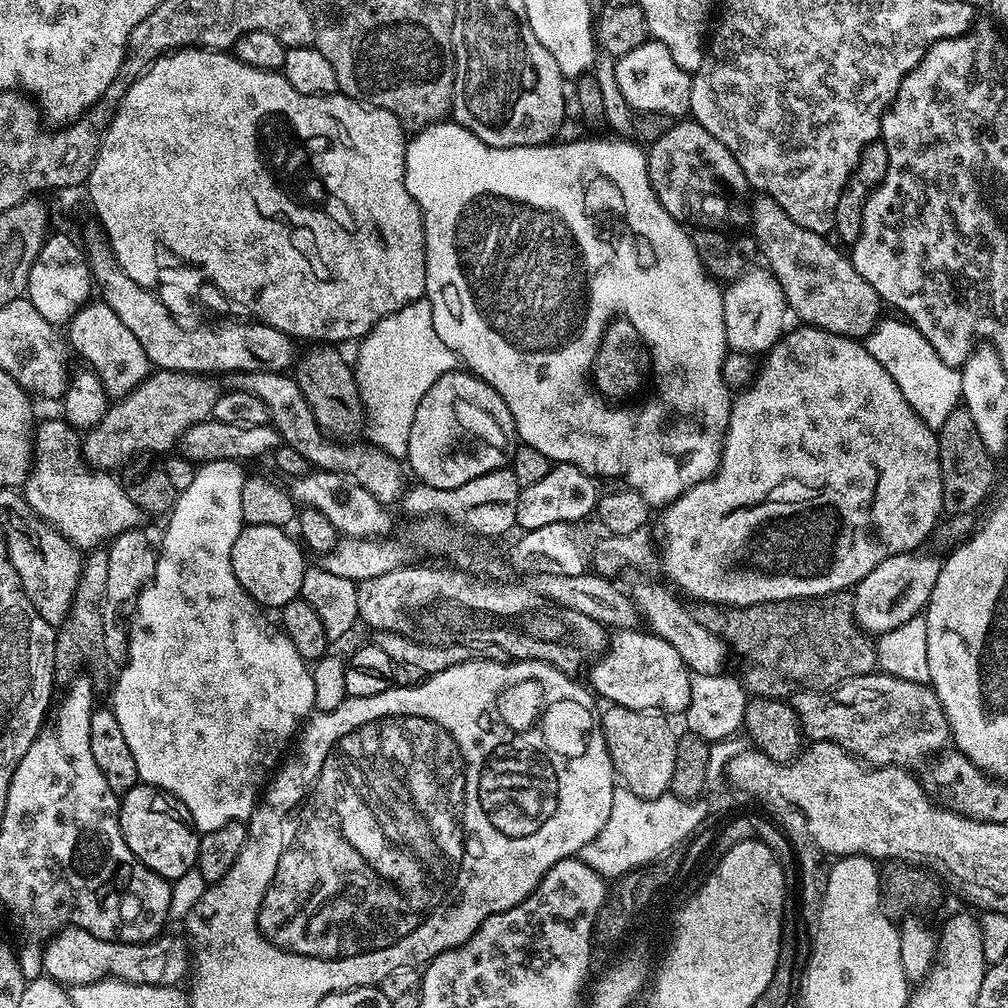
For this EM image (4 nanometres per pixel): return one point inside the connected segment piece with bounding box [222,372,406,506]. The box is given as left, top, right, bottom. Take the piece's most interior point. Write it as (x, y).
(379, 473)

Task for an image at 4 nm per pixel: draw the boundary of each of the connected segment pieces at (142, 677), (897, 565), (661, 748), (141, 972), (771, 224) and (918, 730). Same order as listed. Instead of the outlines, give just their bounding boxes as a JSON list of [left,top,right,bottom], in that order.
[[110,460,315,834],[852,550,942,634],[600,704,677,798],[42,926,190,986],[750,194,882,338],[790,670,950,770]]

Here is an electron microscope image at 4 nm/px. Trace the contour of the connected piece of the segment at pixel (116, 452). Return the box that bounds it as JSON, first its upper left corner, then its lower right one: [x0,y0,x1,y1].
[82,371,218,470]

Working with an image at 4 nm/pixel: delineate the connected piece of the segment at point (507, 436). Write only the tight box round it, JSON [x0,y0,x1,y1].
[406,370,517,488]

